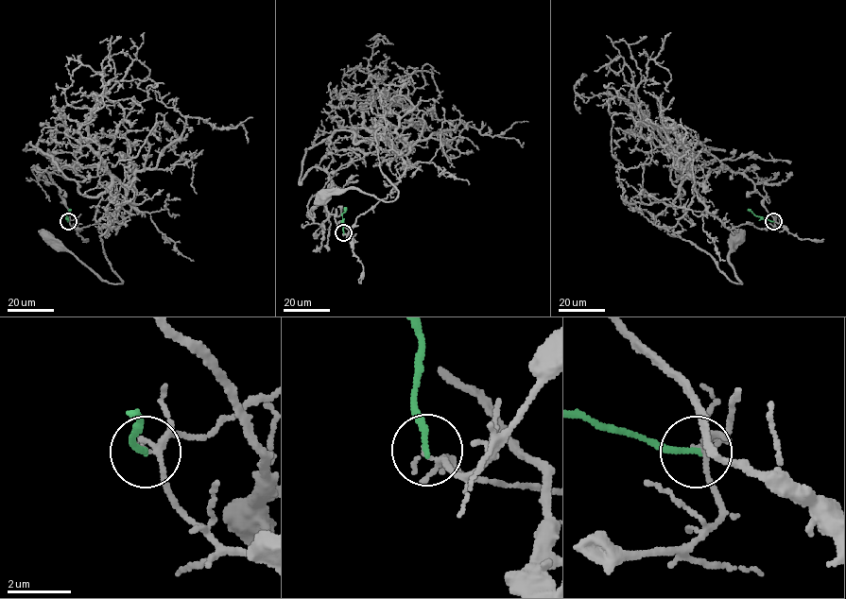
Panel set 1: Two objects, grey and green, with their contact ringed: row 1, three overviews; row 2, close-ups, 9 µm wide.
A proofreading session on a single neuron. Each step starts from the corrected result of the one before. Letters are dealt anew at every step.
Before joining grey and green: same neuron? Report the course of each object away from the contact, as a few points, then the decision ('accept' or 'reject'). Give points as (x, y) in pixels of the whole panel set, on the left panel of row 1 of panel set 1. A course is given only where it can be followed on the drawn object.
course grey (68, 221), (117, 229), (131, 209), (127, 190), (99, 236), (122, 283), (102, 281), (48, 238); course green (68, 221), (67, 213), (70, 209); reject

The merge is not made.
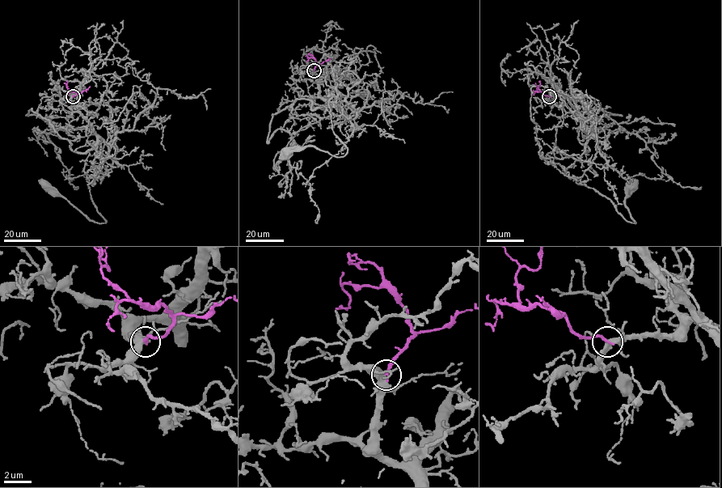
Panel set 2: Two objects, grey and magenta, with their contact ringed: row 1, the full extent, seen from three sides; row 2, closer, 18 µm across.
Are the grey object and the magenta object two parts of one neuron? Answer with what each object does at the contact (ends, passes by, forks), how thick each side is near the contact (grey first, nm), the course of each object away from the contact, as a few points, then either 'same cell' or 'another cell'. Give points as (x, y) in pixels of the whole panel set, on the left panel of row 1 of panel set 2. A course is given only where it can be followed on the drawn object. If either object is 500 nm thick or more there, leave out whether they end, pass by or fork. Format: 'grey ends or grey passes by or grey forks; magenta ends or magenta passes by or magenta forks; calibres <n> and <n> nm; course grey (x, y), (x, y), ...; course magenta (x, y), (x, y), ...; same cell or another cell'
grey forks; magenta ends; calibres 360 and 240 nm; course grey (72, 96), (77, 95), (82, 116), (109, 148), (103, 167), (87, 184), (106, 222), (89, 220), (46, 186); course magenta (72, 96), (76, 93), (66, 87), (66, 81); same cell

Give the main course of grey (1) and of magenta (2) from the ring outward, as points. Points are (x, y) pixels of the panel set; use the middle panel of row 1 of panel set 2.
1: (314, 70), (319, 95), (351, 117), (333, 96), (331, 129), (347, 152), (336, 157), (307, 146), (287, 153)
2: (314, 70), (316, 61), (308, 57), (307, 61)

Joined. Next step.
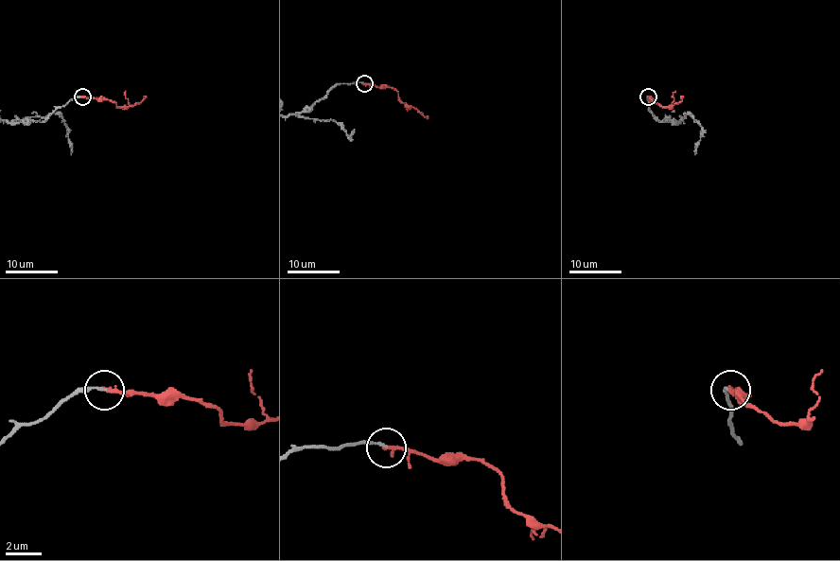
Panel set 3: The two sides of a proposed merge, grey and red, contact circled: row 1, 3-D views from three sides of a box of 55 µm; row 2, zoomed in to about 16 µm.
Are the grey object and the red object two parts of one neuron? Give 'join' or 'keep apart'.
join

